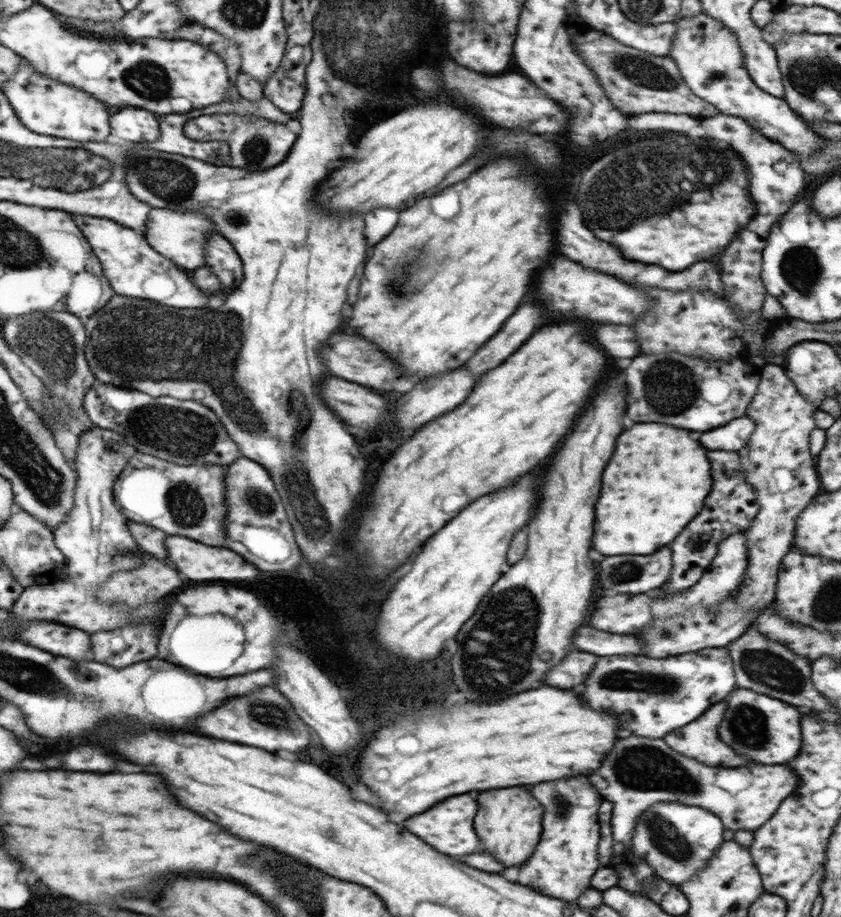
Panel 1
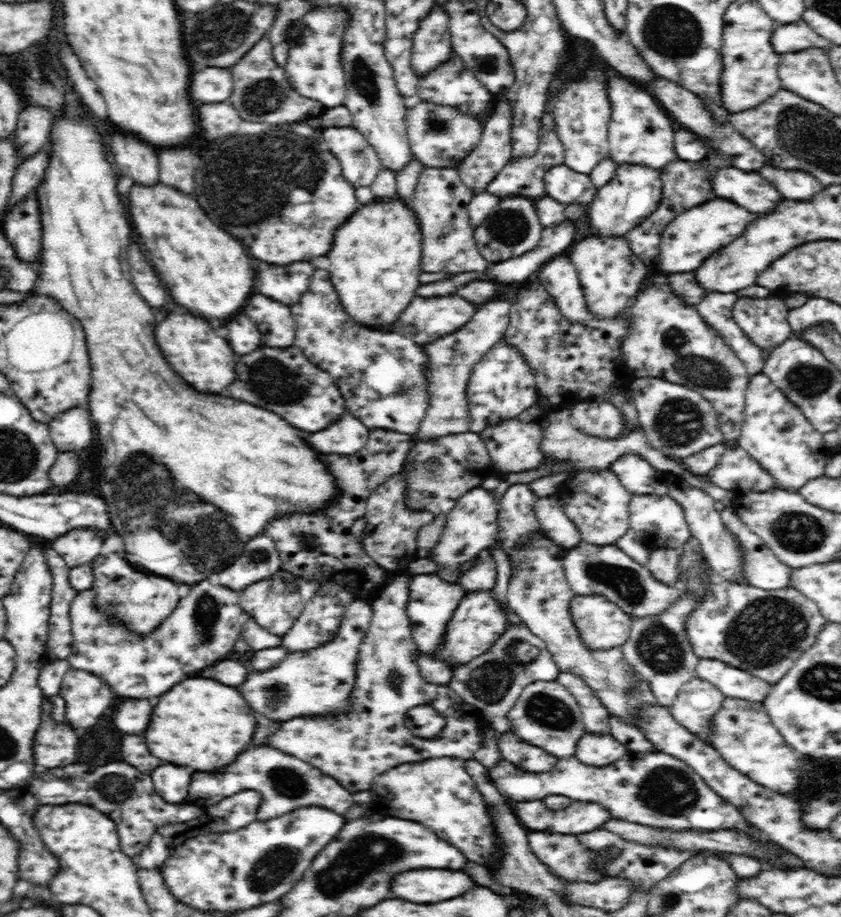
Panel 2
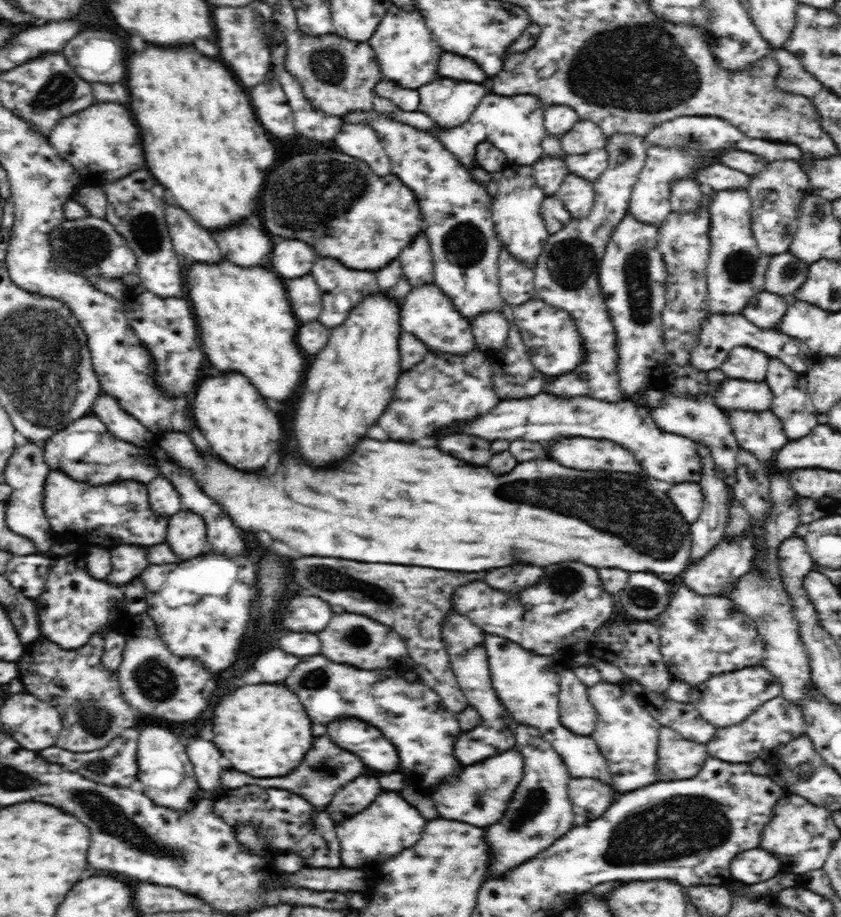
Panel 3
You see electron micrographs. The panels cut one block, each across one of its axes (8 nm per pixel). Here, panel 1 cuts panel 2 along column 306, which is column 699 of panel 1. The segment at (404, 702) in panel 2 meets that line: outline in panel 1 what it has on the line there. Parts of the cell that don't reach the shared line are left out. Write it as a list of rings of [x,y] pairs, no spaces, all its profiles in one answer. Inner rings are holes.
[[[726,700],[713,704],[690,725],[670,732],[663,740],[678,754],[706,762],[706,766],[744,766],[748,760],[740,758],[730,746],[721,742],[718,734],[718,725],[726,709]]]

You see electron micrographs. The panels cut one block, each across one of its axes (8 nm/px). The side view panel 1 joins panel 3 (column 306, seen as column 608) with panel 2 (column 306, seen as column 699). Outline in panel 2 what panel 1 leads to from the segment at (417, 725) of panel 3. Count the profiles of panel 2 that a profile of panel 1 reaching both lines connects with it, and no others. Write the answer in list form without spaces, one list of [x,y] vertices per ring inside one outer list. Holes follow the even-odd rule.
[[[355,598],[342,617],[339,630],[330,642],[312,650],[292,652],[276,668],[254,672],[238,688],[248,704],[270,720],[305,717],[340,717],[352,710],[350,694],[356,684],[359,646],[368,632],[373,615],[372,599]]]

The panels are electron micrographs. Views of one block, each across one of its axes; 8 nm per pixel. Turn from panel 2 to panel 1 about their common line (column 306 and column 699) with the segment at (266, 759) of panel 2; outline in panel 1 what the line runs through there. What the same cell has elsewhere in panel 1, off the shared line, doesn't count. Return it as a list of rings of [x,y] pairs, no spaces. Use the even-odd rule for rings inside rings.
[[[620,738],[614,744],[614,750],[606,754],[602,766],[588,776],[598,794],[612,802],[611,831],[613,836],[613,857],[610,868],[620,874],[620,888],[628,892],[640,892],[644,884],[658,877],[653,868],[645,861],[634,855],[632,830],[636,824],[636,816],[655,802],[680,802],[688,806],[700,806],[710,810],[722,821],[726,829],[758,830],[766,824],[780,802],[793,793],[798,786],[798,774],[786,765],[760,766],[750,764],[740,768],[710,768],[694,758],[686,758],[682,754],[672,752],[663,739]],[[636,746],[640,746],[640,762],[636,760]],[[636,768],[640,770],[640,786],[636,778]]]

